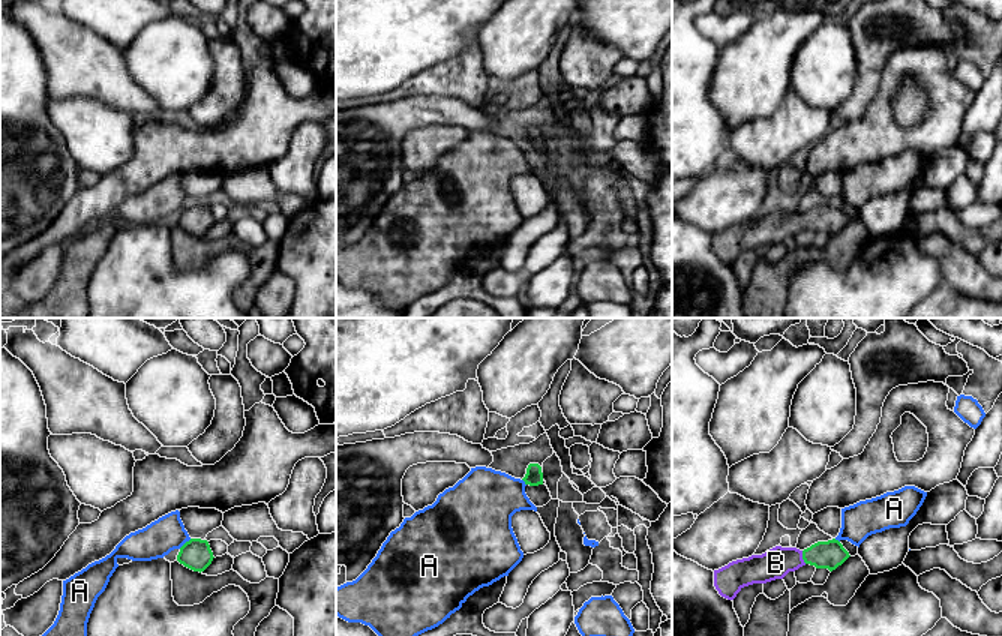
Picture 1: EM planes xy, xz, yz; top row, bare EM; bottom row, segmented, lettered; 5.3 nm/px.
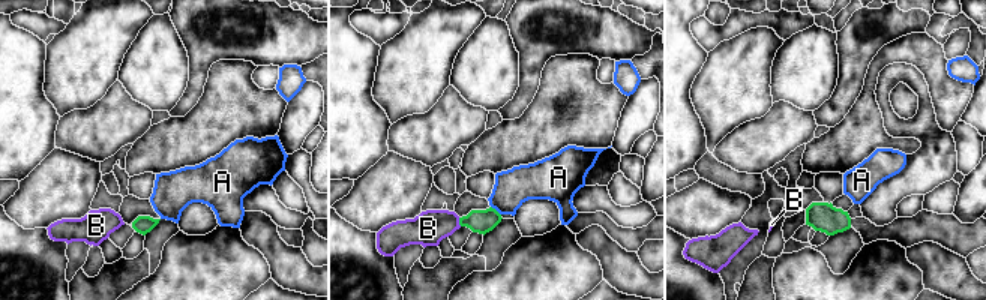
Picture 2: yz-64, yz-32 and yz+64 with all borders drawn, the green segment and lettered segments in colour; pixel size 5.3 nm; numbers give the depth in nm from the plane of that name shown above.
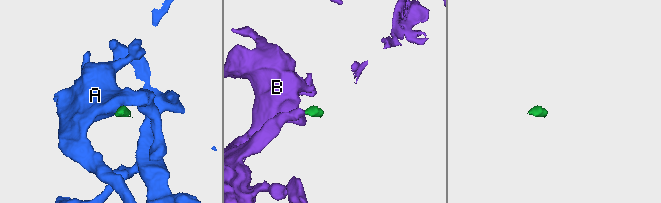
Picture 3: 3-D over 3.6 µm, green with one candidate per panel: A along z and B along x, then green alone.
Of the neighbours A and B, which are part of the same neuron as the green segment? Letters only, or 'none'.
B

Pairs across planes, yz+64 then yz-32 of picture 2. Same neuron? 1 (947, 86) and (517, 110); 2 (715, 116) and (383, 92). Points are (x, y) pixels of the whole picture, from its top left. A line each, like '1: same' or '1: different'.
1: different
2: same

